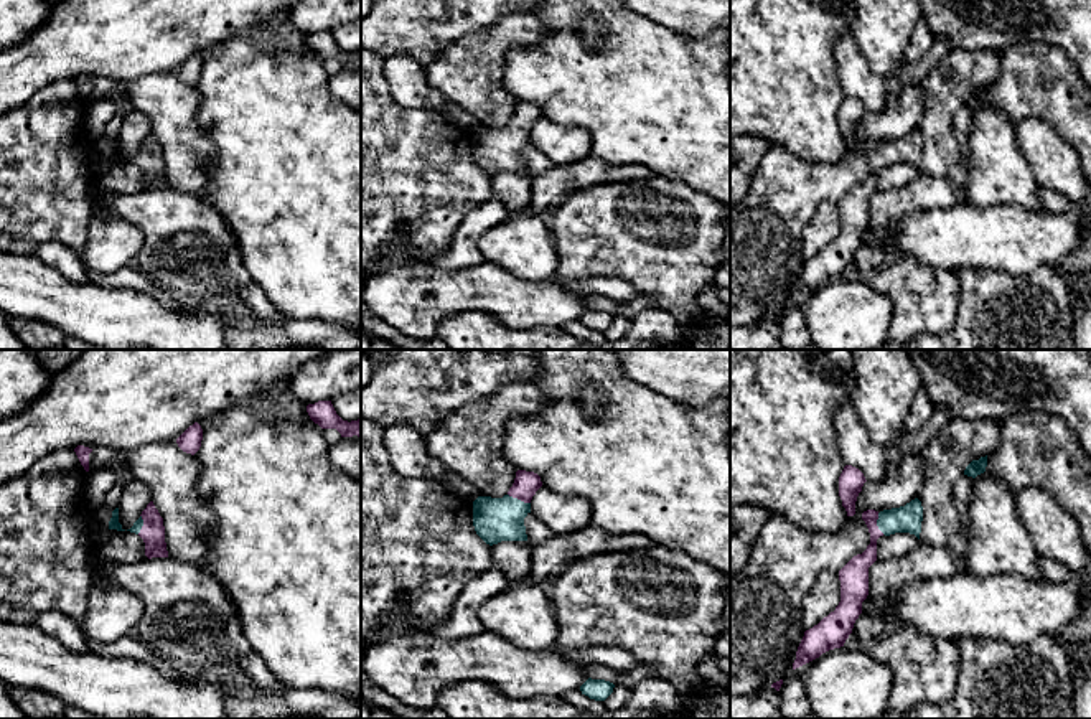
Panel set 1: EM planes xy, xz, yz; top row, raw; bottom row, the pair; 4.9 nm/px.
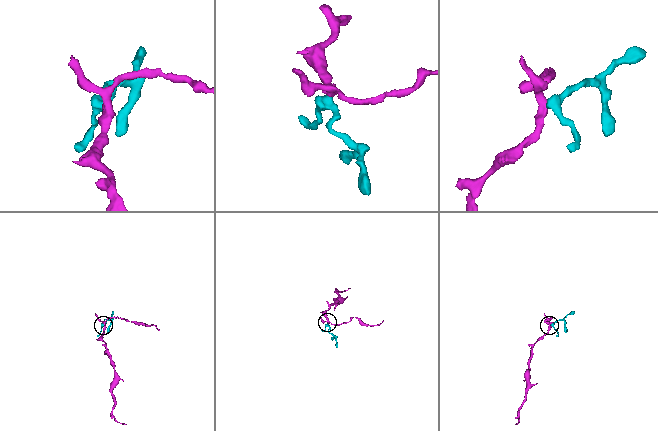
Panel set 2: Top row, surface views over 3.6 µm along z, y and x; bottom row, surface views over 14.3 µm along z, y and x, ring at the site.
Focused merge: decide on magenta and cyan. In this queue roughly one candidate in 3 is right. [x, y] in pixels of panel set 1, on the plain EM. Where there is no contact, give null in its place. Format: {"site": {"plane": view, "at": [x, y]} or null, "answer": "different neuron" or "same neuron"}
{"site": {"plane": "xz", "at": [519, 129]}, "answer": "same neuron"}

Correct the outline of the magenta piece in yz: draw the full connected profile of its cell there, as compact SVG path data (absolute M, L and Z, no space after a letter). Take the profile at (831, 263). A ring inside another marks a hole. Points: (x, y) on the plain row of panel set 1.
M918 129L905 137L862 143L870 163L870 175L854 186L840 201L840 233L834 242L804 262L798 277L793 300L819 289L822 284L844 277L854 254L862 244L862 233L869 226L869 198L877 191L877 170L895 163L910 163L920 170L923 137Z

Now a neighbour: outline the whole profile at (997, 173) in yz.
M986 102L977 106L967 139L969 204L981 209L997 204L1043 208L1030 163L1018 148L1015 125L1000 110Z

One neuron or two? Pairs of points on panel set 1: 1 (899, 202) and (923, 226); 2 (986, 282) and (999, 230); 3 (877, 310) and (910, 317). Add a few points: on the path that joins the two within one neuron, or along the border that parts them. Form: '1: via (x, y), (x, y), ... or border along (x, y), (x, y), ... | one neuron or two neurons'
1: border along (950, 208), (912, 211), (890, 223), (879, 234) | two neurons
2: border along (955, 269), (999, 269), (1027, 274) | two neurons
3: border along (869, 284), (892, 300), (889, 332) | two neurons

